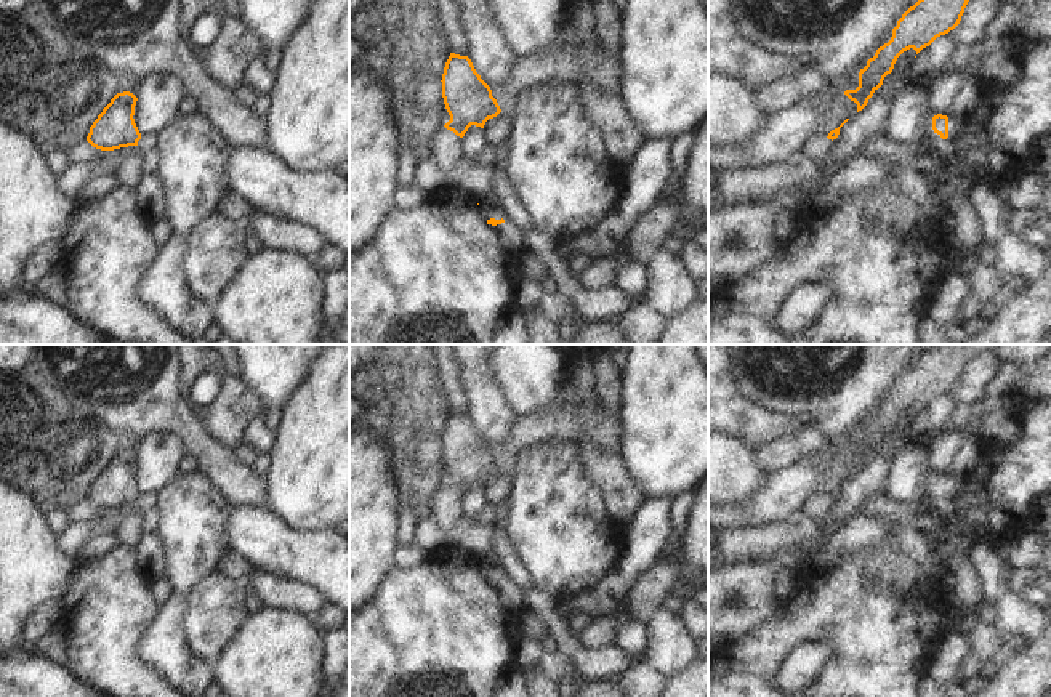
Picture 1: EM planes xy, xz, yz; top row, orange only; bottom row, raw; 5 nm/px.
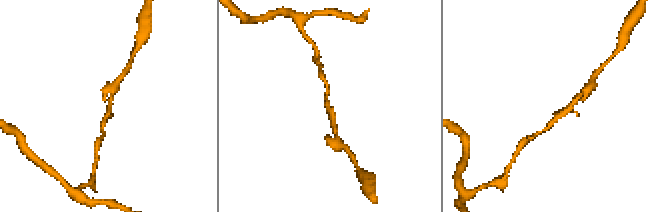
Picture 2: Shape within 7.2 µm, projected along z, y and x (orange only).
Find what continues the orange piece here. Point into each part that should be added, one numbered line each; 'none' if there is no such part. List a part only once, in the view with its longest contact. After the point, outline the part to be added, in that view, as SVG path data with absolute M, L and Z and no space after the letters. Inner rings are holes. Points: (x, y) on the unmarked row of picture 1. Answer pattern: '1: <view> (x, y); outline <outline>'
none

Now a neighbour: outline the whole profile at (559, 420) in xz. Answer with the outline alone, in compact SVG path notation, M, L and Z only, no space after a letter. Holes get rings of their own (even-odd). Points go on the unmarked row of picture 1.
M564 383L561 393L550 405L517 417L511 428L508 445L497 458L501 469L508 469L514 455L530 445L550 441L578 442L580 420L578 401L574 386Z

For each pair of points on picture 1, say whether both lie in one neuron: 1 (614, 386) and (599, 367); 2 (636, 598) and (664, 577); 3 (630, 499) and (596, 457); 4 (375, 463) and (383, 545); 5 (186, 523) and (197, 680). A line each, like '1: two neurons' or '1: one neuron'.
1: one neuron
2: one neuron
3: one neuron
4: one neuron
5: one neuron

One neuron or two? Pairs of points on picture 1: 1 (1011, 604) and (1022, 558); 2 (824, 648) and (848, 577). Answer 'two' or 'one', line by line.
1: two
2: two

